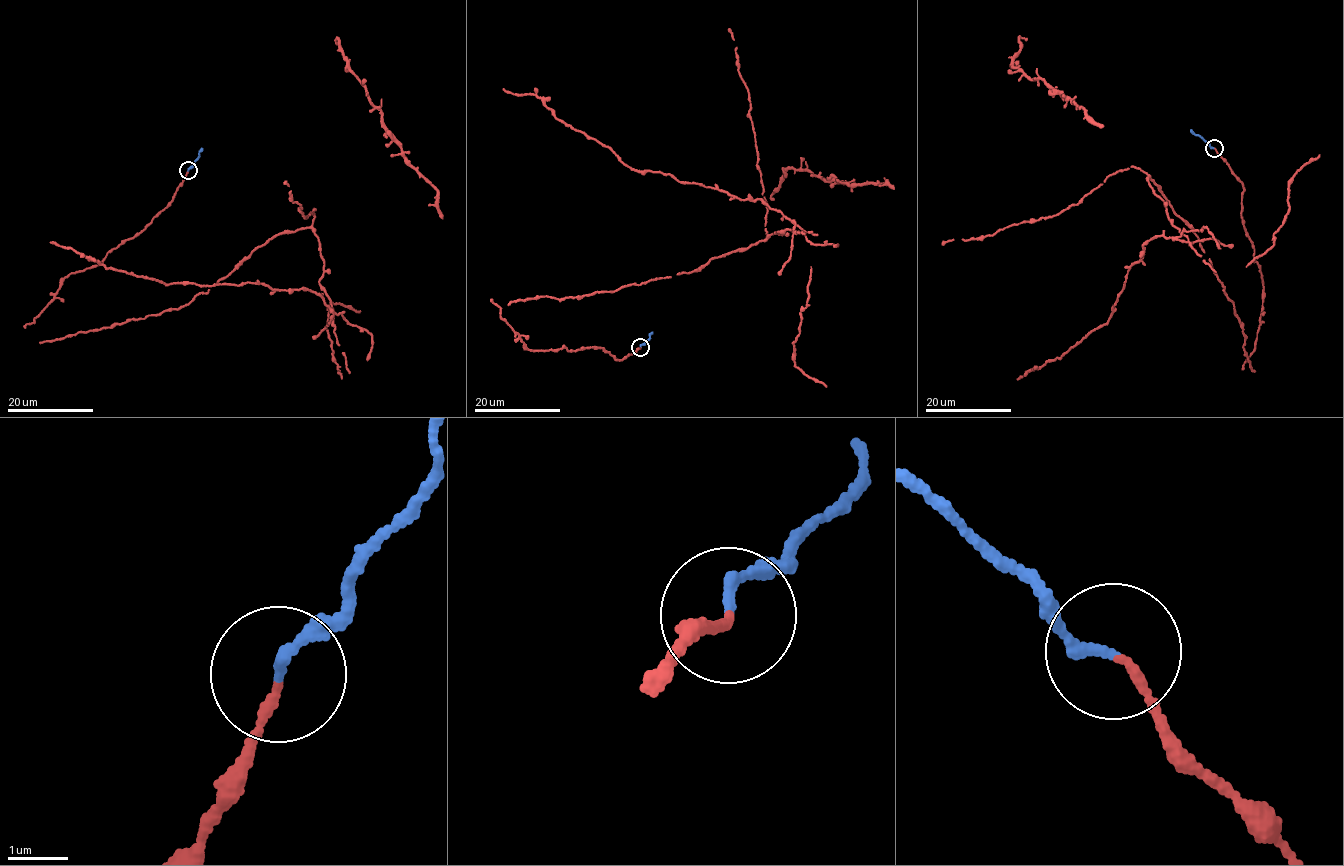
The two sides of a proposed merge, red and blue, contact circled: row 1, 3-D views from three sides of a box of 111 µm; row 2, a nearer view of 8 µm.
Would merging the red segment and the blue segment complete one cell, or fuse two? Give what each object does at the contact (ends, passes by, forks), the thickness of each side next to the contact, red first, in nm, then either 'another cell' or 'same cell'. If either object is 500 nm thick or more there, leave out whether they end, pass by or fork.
red ends there; blue ends there; 140 nm thick on the red side, 170 nm on the other; same cell

